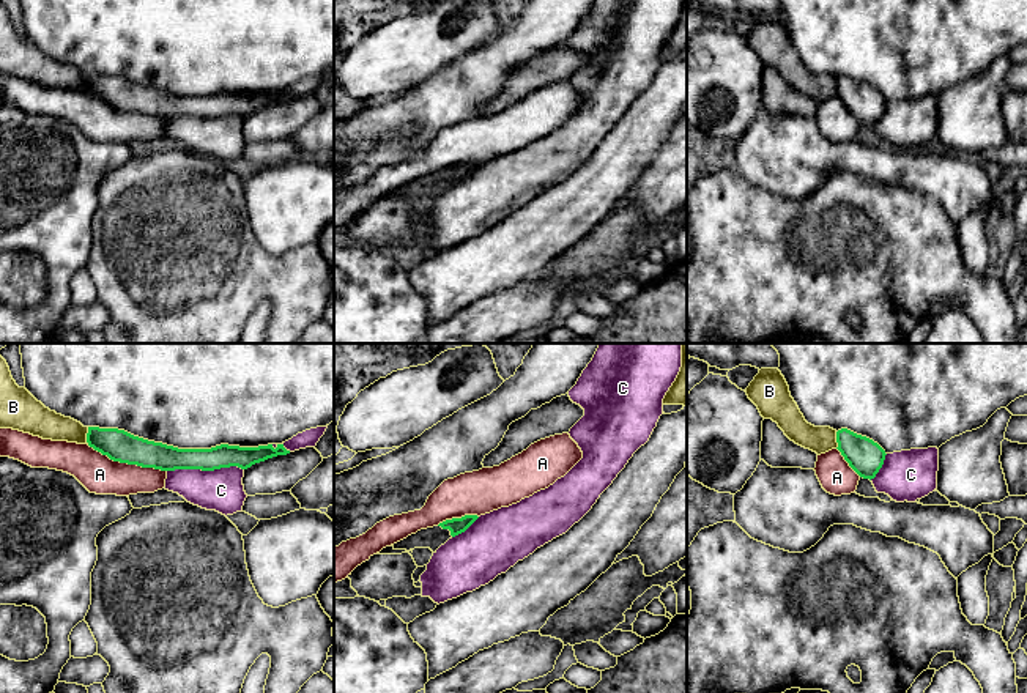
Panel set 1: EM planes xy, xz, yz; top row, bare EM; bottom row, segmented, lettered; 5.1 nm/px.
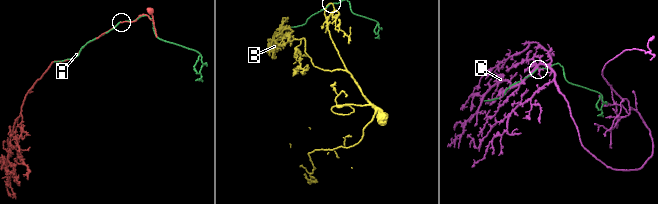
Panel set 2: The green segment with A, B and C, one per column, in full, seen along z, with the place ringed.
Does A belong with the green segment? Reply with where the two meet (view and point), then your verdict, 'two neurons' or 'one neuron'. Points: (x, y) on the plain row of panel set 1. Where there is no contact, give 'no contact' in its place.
xy (126, 109) | one neuron

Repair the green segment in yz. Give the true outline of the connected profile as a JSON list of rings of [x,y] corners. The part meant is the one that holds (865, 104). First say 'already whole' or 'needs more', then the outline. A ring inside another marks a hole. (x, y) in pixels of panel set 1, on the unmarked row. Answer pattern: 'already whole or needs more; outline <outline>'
already whole; outline [[[847,76],[836,79],[836,90],[836,96],[860,124],[876,124],[887,102],[877,90]]]

